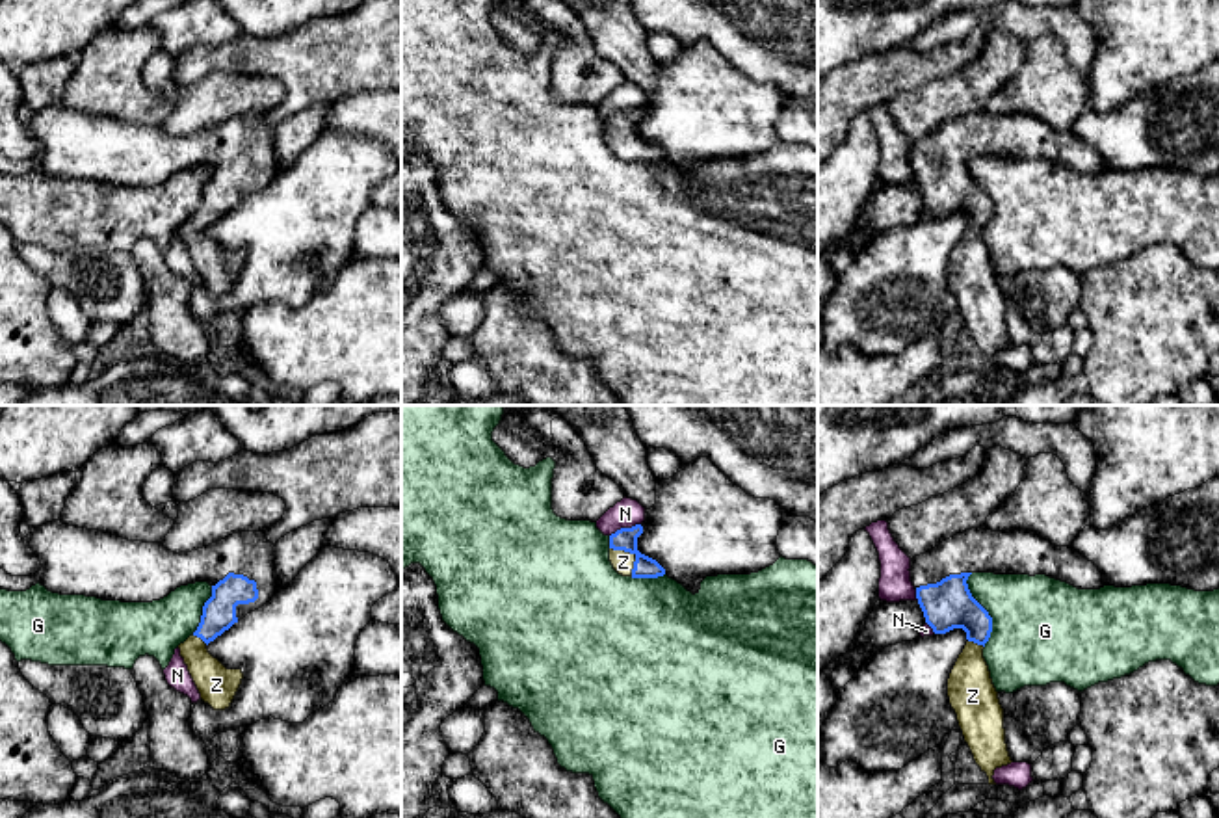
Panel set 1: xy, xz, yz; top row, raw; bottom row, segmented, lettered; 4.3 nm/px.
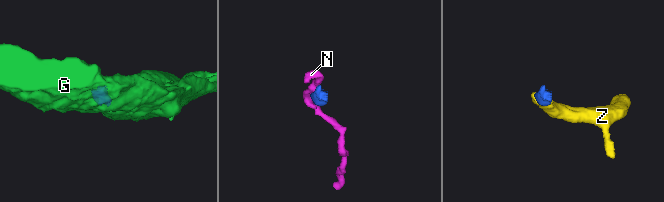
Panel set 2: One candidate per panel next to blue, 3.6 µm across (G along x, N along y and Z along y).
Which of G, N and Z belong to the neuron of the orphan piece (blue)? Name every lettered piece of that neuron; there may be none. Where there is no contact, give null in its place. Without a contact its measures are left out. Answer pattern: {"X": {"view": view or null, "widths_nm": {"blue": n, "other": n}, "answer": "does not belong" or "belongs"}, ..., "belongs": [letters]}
{"G": {"view": "yz", "widths_nm": {"blue": 220, "other": 420}, "answer": "does not belong"}, "N": {"view": "xz", "widths_nm": {"blue": 100, "other": 120}, "answer": "does not belong"}, "Z": {"view": "xz", "widths_nm": {"blue": 100, "other": 100}, "answer": "belongs"}, "belongs": ["Z"]}

